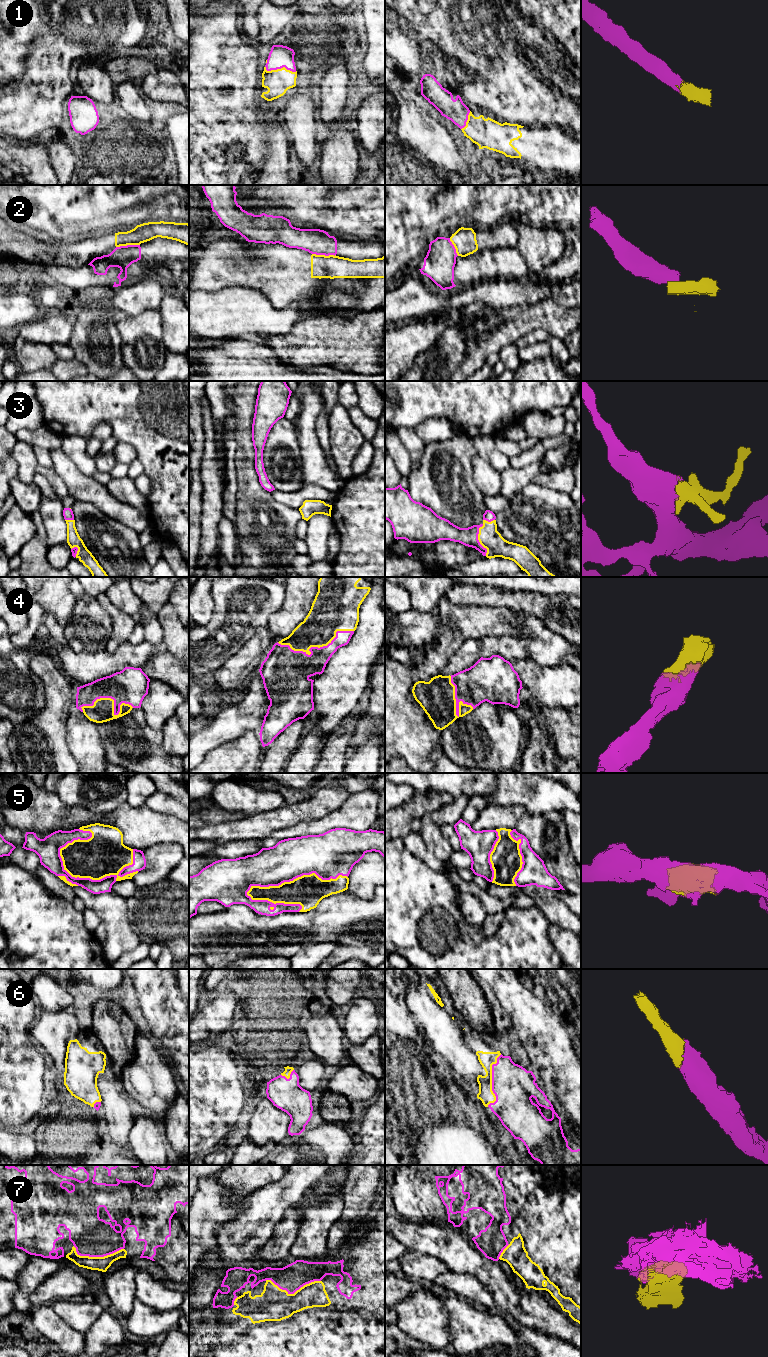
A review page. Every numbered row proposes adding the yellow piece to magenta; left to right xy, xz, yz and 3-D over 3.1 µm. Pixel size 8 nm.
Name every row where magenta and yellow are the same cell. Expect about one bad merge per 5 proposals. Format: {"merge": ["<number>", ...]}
{"merge": ["1", "3", "4", "5", "6"]}

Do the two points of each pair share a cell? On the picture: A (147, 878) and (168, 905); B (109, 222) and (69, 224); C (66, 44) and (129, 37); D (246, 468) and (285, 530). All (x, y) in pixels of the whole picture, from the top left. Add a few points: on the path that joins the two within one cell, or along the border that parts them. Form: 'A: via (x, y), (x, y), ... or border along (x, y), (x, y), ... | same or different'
A: border along (166, 877), (138, 888) | different
B: border along (106, 212), (83, 223), (73, 233) | different
C: via (82, 37), (113, 37) | same
D: via (248, 483), (251, 496), (270, 515) | same

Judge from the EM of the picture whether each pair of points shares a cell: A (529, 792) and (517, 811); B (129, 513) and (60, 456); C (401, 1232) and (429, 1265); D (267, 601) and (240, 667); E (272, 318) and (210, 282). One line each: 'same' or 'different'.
A: different
B: same
C: different
D: different
E: different

